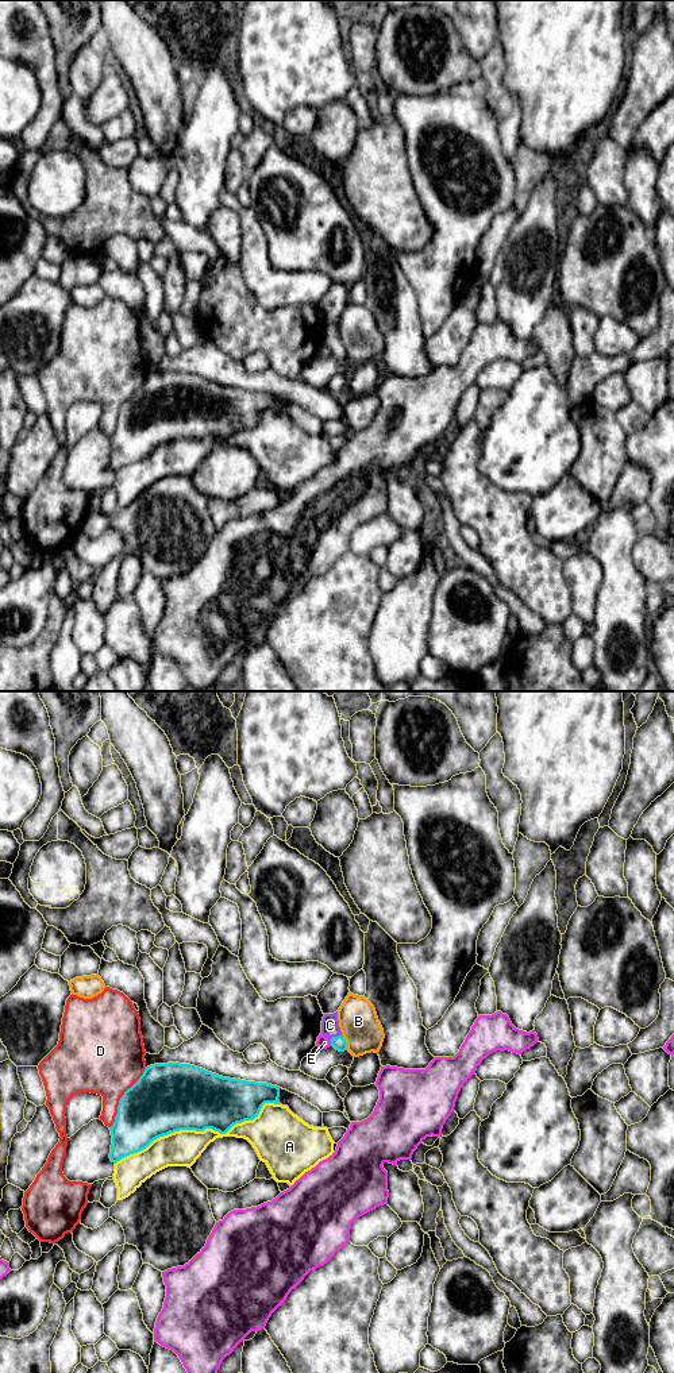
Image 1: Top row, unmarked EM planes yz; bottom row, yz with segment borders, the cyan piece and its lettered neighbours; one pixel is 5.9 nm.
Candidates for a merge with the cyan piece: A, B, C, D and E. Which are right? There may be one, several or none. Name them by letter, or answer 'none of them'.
C

